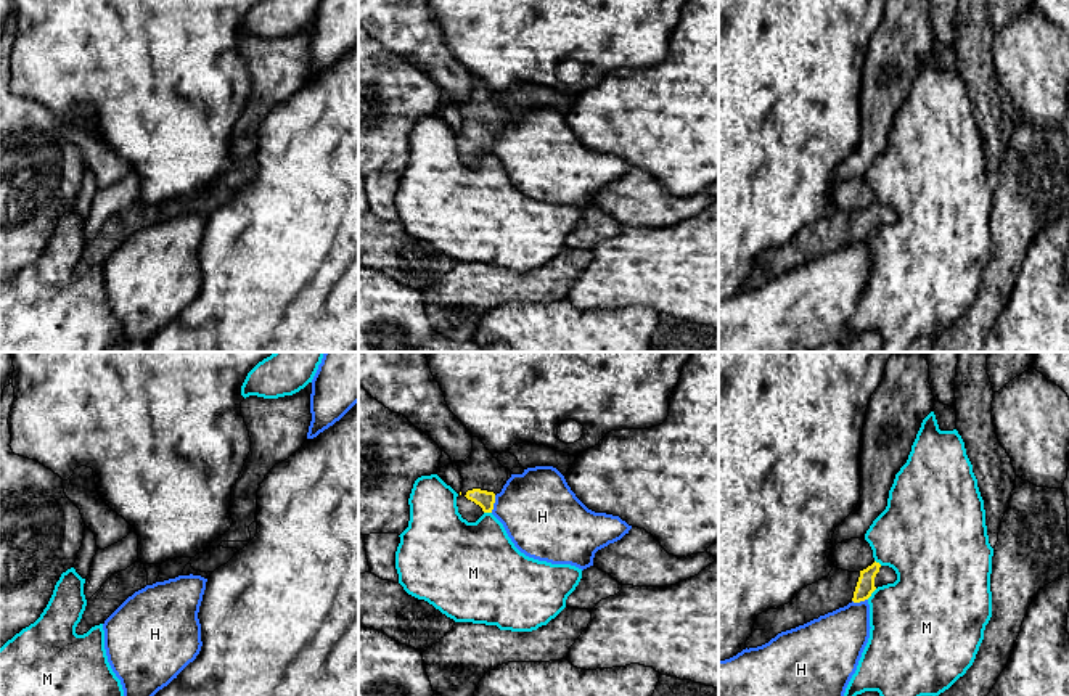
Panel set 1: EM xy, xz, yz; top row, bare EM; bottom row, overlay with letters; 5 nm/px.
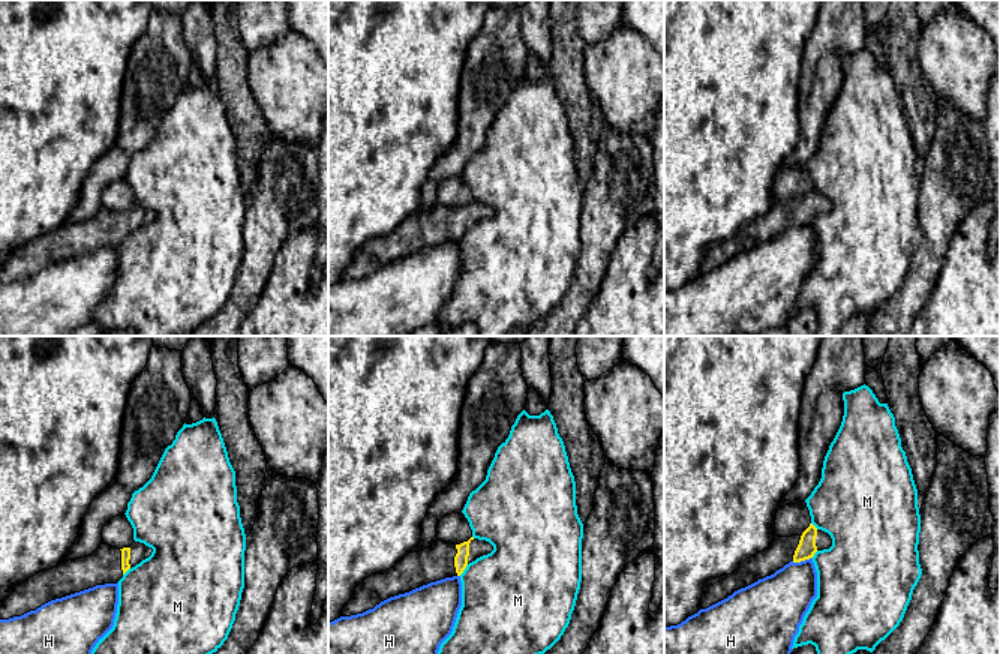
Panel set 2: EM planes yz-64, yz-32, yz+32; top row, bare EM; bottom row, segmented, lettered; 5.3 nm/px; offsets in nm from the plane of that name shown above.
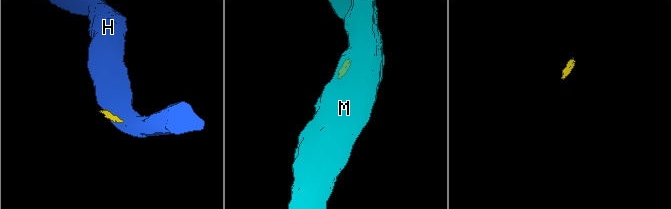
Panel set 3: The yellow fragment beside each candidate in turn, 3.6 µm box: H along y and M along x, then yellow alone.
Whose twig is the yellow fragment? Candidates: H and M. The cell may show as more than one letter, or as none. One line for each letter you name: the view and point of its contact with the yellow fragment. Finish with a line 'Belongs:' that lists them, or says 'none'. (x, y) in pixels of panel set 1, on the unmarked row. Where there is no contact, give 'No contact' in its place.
Belongs: none

